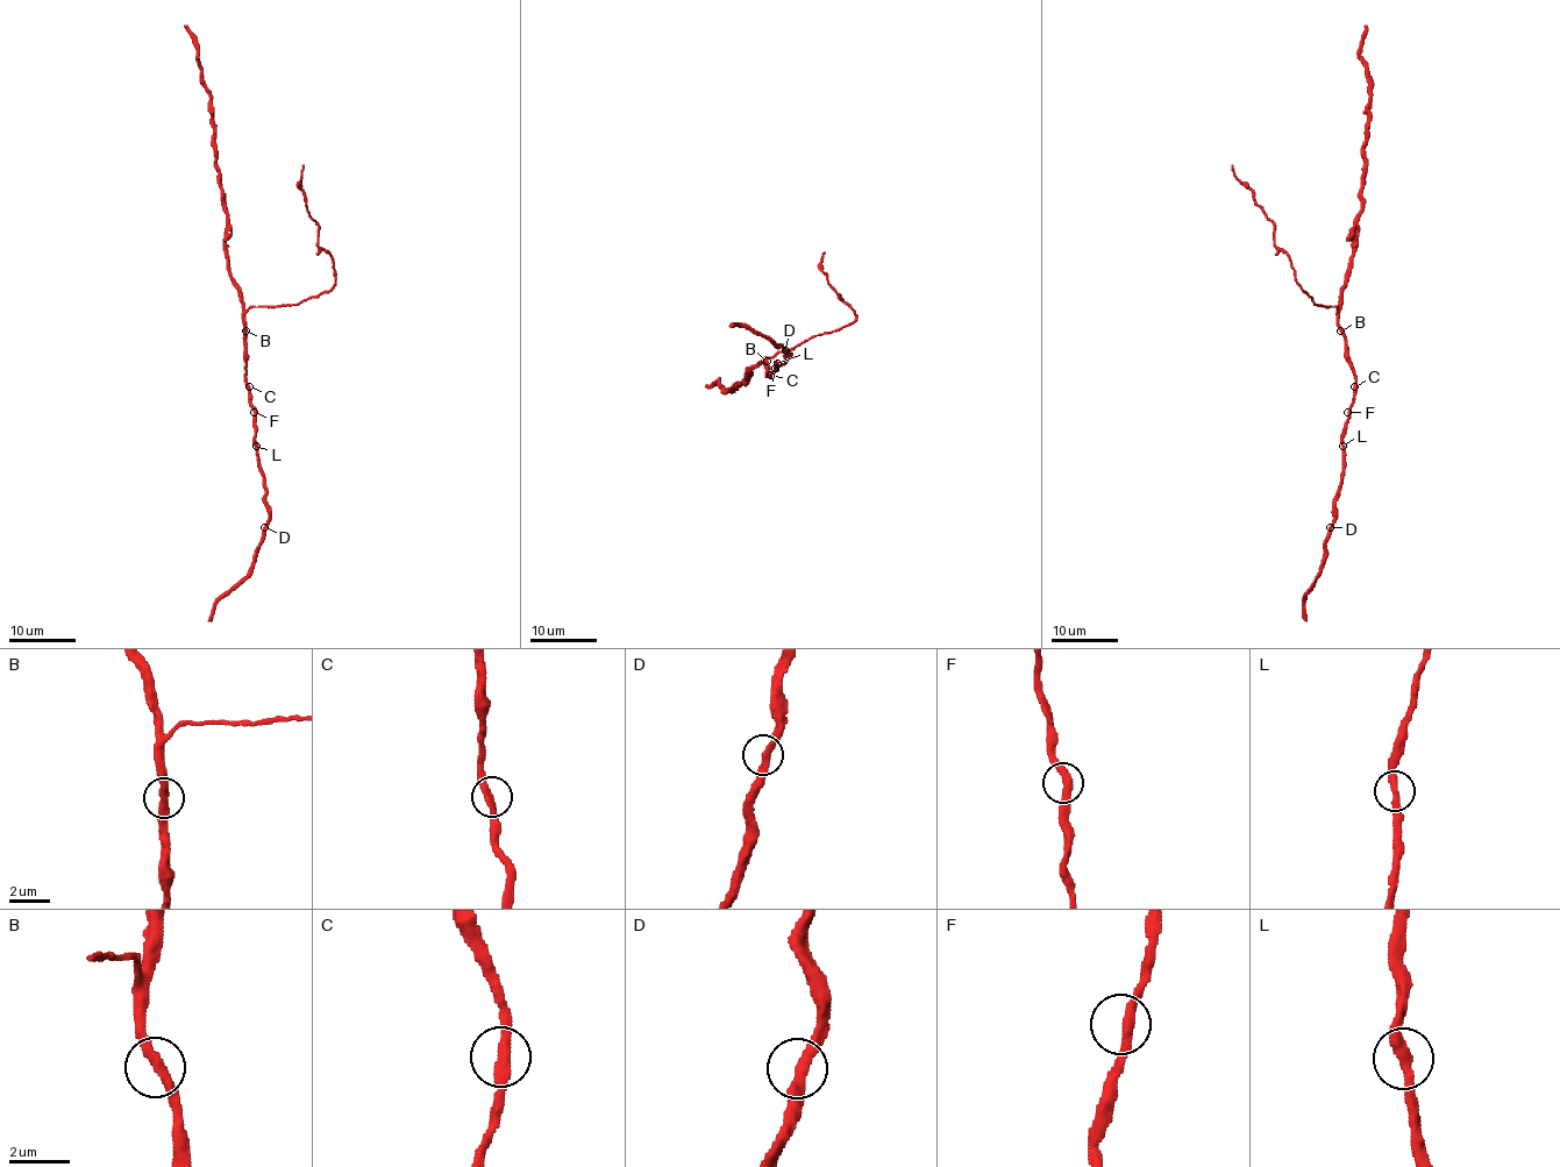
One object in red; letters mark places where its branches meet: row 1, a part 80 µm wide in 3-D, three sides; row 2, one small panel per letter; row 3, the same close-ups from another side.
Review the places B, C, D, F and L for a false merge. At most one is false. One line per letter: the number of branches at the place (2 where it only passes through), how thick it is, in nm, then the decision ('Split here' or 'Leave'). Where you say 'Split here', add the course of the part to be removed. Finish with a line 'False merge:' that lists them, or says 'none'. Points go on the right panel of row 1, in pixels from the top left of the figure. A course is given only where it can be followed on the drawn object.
B: Branches: 2. Thickness 360 nm. Leave
C: Branches: 2. Thickness 360 nm. Leave
D: Branches: 2. Thickness 360 nm. Leave
F: Branches: 2. Thickness 360 nm. Leave
L: Branches: 2. Thickness 360 nm. Leave
False merge: none

